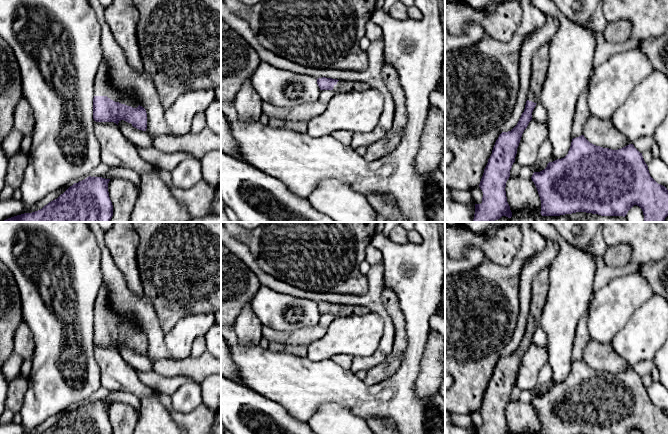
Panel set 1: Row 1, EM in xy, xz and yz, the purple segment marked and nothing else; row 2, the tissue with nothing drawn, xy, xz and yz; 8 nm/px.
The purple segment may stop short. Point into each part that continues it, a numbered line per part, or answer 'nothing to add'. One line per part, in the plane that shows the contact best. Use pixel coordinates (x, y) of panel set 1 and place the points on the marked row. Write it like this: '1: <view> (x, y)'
1: xy (102, 87)

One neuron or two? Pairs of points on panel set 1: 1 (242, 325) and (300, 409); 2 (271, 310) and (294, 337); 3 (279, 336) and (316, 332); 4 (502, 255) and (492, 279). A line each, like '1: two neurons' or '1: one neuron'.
1: two neurons
2: two neurons
3: one neuron
4: two neurons

